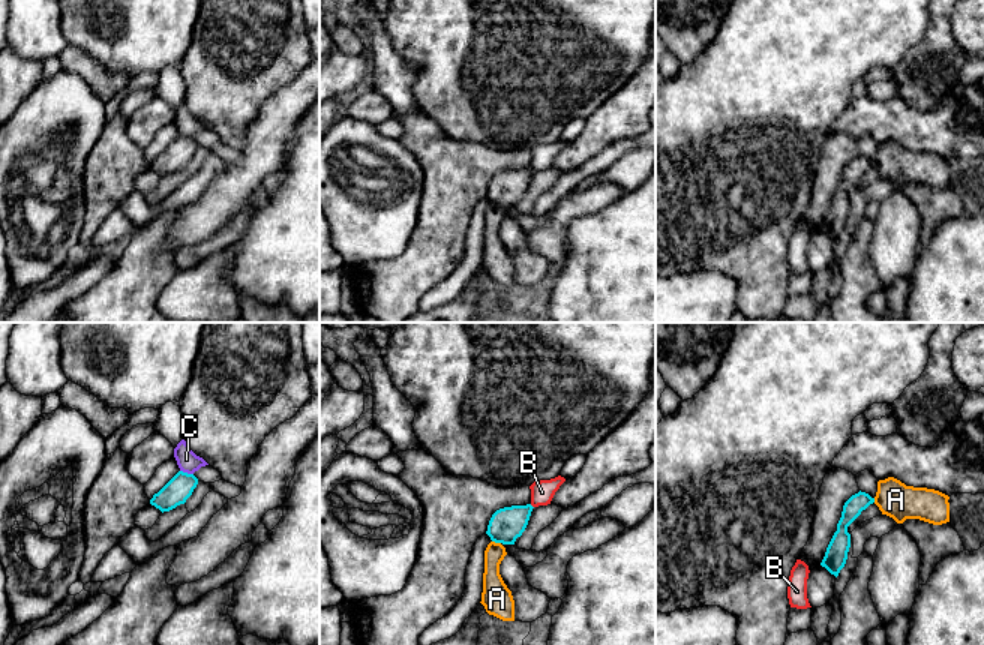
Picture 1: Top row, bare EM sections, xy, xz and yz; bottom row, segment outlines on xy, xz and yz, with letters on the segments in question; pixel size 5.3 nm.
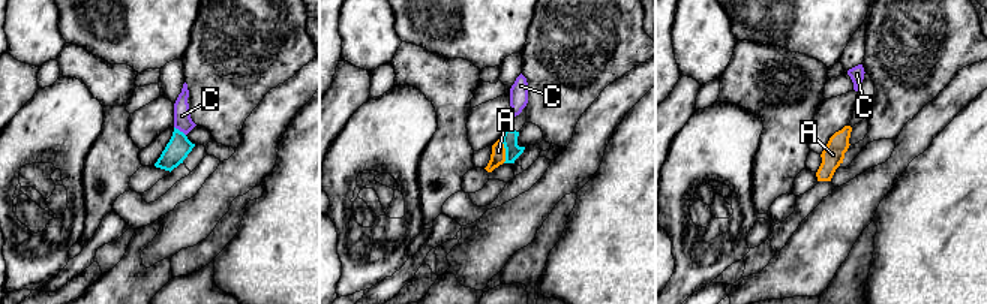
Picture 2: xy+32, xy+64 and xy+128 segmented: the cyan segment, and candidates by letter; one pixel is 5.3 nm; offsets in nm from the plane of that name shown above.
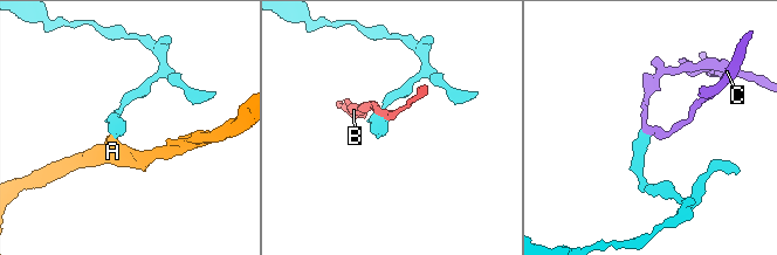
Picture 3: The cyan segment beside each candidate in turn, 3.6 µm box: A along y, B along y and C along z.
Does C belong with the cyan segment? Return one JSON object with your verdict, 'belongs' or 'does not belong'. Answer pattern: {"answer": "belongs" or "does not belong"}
{"answer": "does not belong"}

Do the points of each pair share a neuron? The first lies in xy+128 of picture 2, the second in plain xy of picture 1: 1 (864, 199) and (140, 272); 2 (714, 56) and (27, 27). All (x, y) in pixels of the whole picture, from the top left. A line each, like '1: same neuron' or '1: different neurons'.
1: different neurons
2: same neuron

